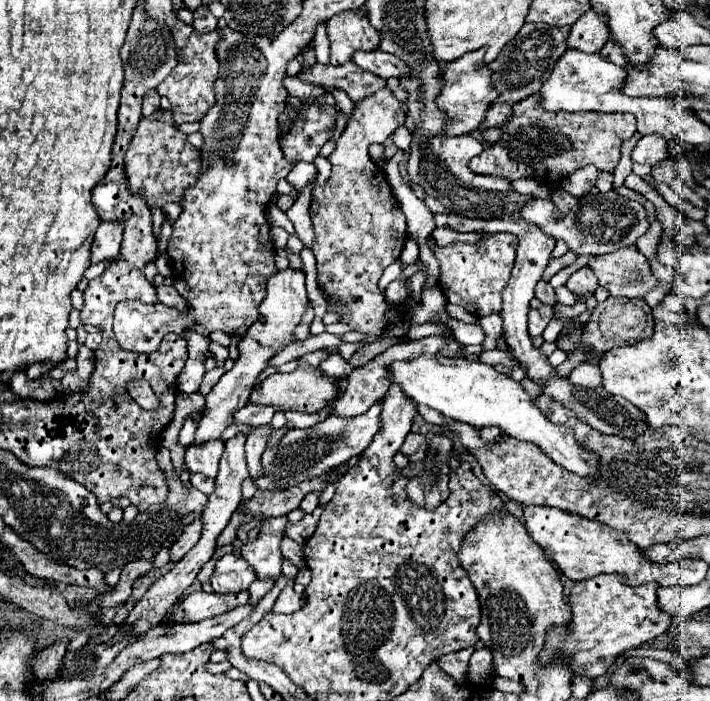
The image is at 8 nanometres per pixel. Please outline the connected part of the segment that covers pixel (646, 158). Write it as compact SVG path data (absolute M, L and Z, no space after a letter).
M651 133L639 139L639 143L633 149L633 161L635 163L657 163L669 155L667 151L667 139L661 137L659 133Z

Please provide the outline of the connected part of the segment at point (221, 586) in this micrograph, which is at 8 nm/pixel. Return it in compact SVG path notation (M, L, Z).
M227 553L223 555L213 571L211 585L215 593L233 593L233 591L247 591L249 585L255 581L255 569L245 561L245 557Z

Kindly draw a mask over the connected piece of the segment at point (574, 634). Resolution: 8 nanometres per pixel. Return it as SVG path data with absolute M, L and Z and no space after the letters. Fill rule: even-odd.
M619 573L611 575L595 575L577 583L571 589L571 611L573 623L569 631L565 629L549 629L547 647L541 653L543 661L549 661L555 649L561 649L567 657L571 657L573 673L599 677L607 671L607 667L627 649L635 649L669 629L673 617L665 613L657 603L655 583L645 583L639 587L629 587L625 577Z

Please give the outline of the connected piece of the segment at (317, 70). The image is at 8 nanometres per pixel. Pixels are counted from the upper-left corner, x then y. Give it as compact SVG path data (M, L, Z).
M347 61L343 65L315 63L313 67L303 67L303 71L297 73L297 79L305 83L315 83L327 93L331 93L333 89L341 89L355 103L385 87L385 79L369 71L361 71L353 61Z

